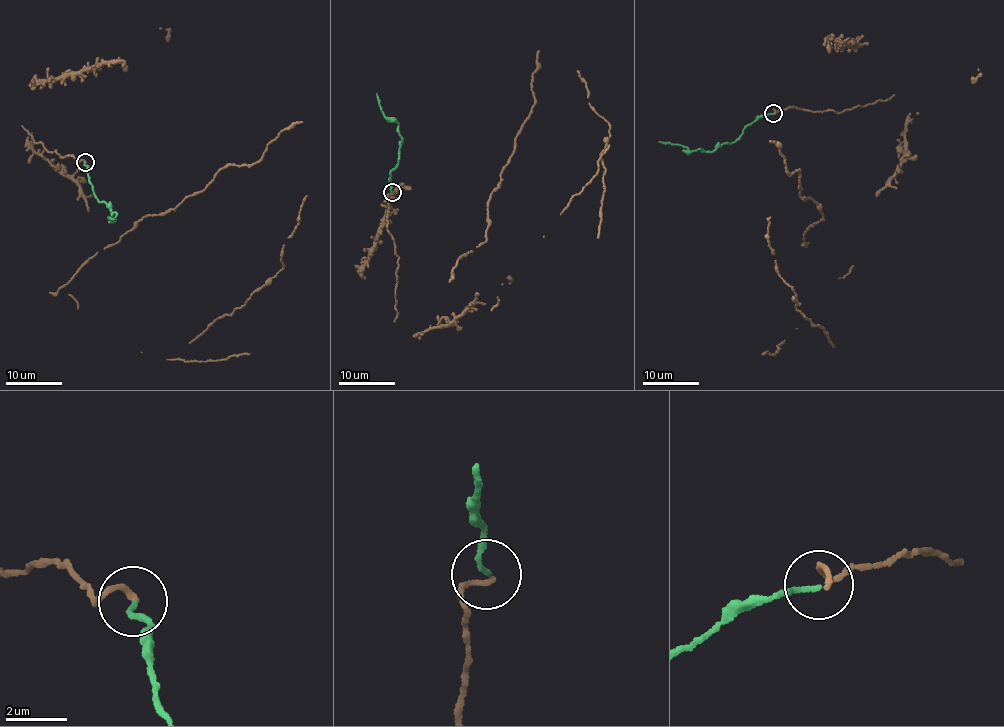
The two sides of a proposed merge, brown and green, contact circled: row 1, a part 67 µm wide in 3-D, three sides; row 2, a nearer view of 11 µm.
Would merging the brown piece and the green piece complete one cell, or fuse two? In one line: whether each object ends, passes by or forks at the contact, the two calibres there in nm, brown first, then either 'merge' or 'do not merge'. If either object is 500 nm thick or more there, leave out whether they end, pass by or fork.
brown ends; green ends; calibres 170 and 150 nm; merge

